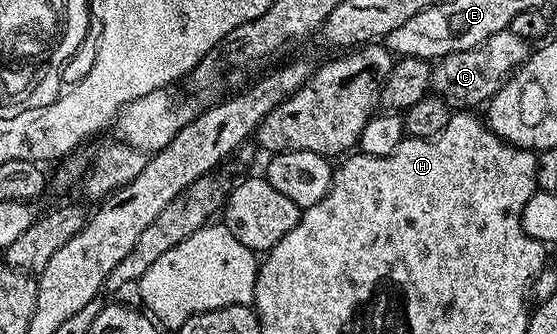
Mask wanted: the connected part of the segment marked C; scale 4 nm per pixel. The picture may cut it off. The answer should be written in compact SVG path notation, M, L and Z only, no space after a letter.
M508 29L492 35L487 41L480 43L475 49L453 51L442 59L436 60L431 67L431 87L440 95L446 104L450 103L453 109L477 109L477 106L488 104L494 93L504 85L513 74L524 65L531 54L530 40L515 37Z

